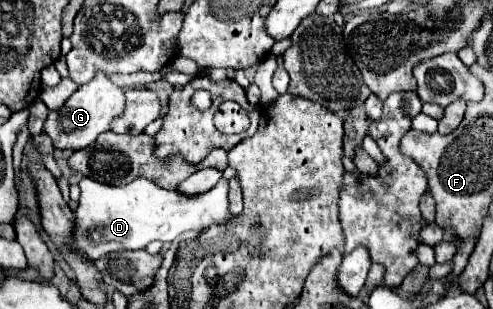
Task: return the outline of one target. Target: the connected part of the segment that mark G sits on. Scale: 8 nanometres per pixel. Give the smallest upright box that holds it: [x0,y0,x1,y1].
[43,73,125,151]

